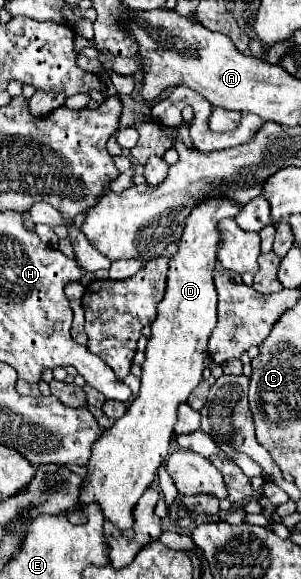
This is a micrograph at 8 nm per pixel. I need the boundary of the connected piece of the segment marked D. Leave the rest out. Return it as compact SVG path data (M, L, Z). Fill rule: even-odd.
M210 197L200 201L184 221L178 253L170 259L166 293L158 305L158 317L152 323L146 361L142 363L140 395L130 403L124 417L92 445L88 475L82 481L78 503L74 509L66 511L72 523L84 523L86 505L96 503L106 521L122 531L132 529L132 511L144 491L152 487L158 467L166 461L178 405L188 399L202 379L204 359L208 357L206 343L216 325L216 289L212 273L216 267L216 249L220 245L218 223L220 219L234 219L240 209L242 205L228 197Z

